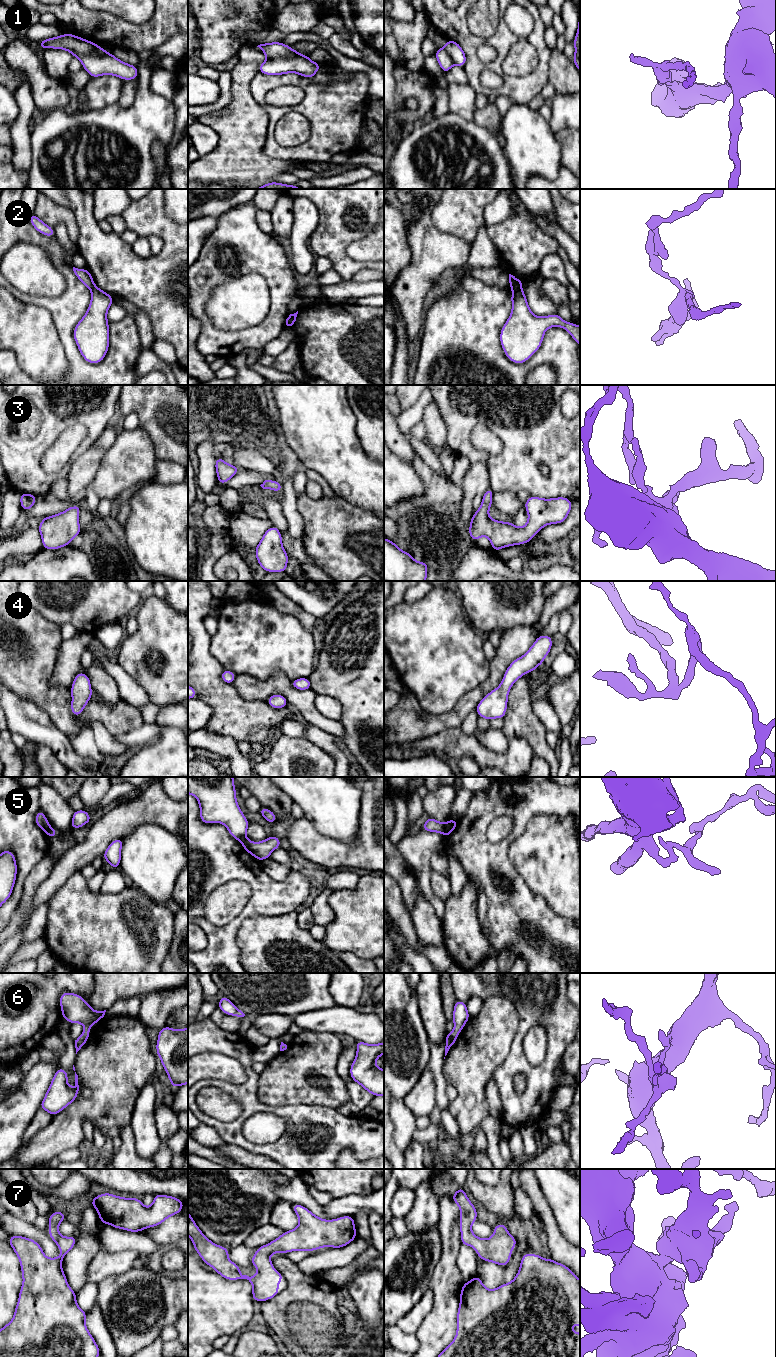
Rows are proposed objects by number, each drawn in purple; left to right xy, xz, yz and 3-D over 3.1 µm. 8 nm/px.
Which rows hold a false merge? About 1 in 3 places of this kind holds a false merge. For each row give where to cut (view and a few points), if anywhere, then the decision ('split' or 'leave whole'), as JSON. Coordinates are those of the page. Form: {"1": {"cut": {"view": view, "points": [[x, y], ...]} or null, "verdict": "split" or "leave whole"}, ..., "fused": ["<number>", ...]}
{"1": {"cut": {"view": "xy", "points": [[70, 51], [86, 54], [110, 54]]}, "verdict": "split"}, "2": {"cut": {"view": "yz", "points": [[511, 287], [520, 288]]}, "verdict": "split"}, "3": {"cut": null, "verdict": "leave whole"}, "4": {"cut": null, "verdict": "leave whole"}, "5": {"cut": {"view": "yz", "points": [[446, 823], [442, 832]]}, "verdict": "split"}, "6": {"cut": null, "verdict": "leave whole"}, "7": {"cut": null, "verdict": "leave whole"}, "fused": ["1", "2", "5"]}

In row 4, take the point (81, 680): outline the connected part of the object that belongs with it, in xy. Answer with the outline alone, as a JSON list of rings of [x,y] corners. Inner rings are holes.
[[[79,672],[71,686],[71,711],[75,717],[79,716],[84,710],[88,701],[92,698],[92,693],[89,677],[85,673]]]

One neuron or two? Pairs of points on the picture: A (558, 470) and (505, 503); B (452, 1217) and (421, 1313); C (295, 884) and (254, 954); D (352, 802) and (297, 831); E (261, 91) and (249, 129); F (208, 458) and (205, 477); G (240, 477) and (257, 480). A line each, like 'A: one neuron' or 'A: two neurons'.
A: two neurons
B: two neurons
C: two neurons
D: two neurons
E: two neurons
F: one neuron
G: one neuron

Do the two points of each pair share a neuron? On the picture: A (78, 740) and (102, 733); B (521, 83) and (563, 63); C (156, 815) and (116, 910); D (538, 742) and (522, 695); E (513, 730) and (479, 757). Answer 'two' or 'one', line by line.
A: two
B: two
C: two
D: one
E: two

